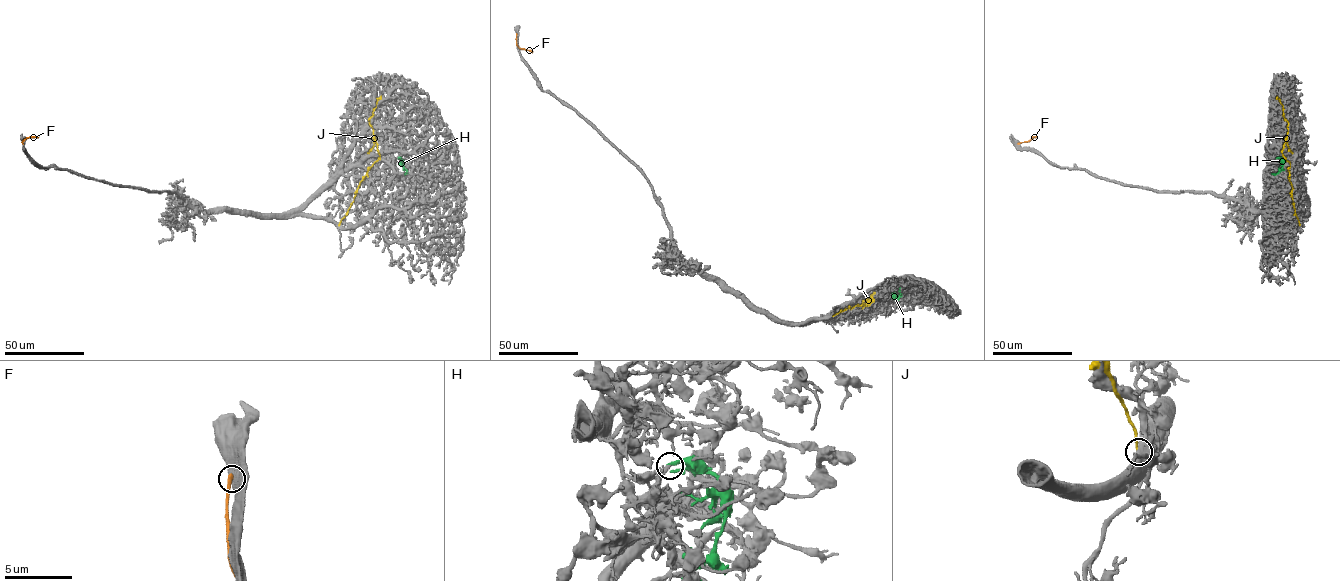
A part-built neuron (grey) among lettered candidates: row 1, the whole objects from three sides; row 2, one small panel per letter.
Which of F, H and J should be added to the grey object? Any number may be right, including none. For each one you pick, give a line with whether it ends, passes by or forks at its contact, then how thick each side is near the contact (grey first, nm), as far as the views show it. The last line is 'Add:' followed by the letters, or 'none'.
H: It ends there. Thickness 280 nm (grey) against 320 nm
Add: H

